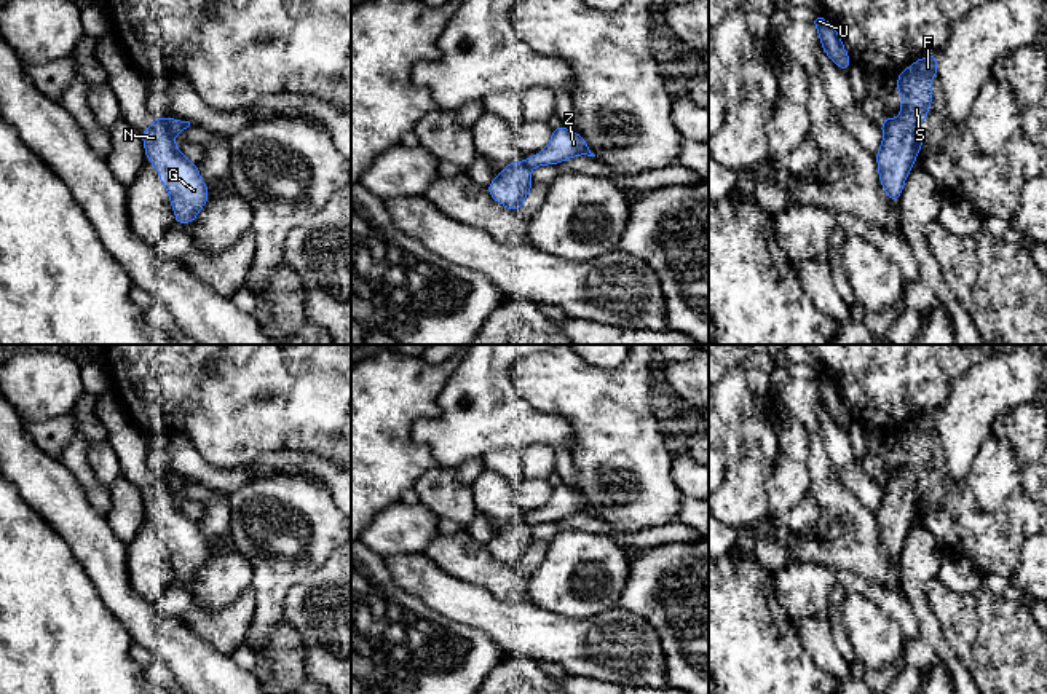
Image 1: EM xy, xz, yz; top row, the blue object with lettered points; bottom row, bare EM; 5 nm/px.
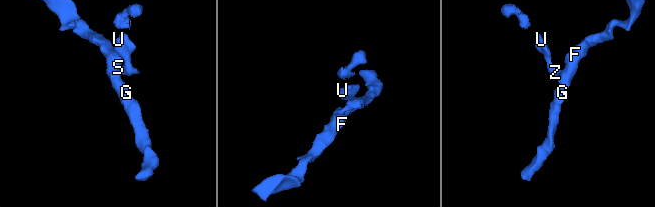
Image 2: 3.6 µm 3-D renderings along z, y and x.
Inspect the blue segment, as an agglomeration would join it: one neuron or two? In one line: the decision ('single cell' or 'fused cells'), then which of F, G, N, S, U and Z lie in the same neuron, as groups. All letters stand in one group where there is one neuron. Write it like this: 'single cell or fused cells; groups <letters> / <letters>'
fused cells; groups F G N S / U Z

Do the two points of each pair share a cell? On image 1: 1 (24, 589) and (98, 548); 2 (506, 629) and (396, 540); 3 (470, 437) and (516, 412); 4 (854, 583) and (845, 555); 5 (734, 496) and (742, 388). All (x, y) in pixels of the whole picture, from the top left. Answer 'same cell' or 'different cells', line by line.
1: different cells
2: different cells
3: same cell
4: different cells
5: same cell

